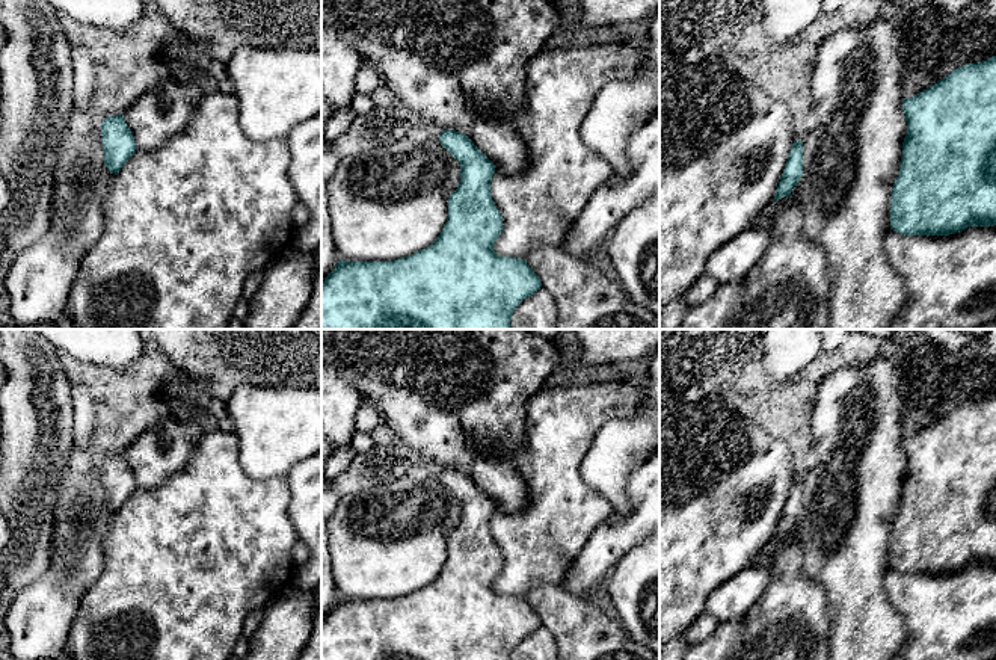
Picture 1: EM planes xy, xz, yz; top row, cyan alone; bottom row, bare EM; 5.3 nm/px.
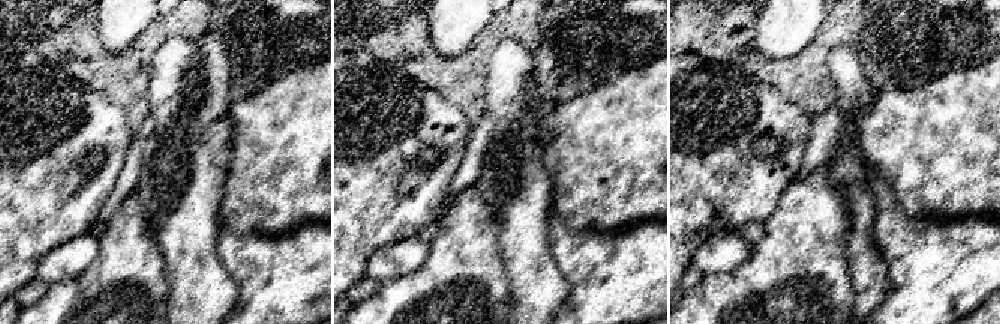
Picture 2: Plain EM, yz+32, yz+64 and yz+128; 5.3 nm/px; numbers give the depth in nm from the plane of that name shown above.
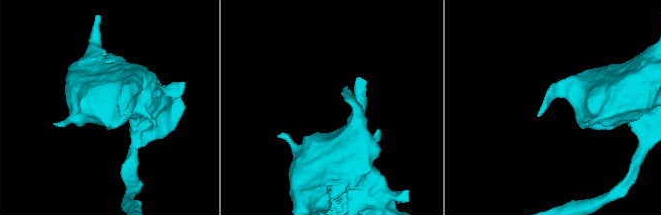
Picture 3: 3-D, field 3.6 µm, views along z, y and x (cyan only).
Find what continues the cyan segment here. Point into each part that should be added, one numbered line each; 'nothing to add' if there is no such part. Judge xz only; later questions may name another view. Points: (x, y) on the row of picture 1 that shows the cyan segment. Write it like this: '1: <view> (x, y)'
nothing to add

